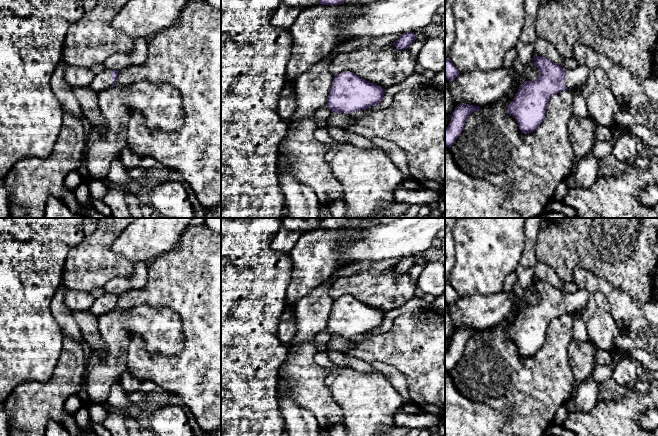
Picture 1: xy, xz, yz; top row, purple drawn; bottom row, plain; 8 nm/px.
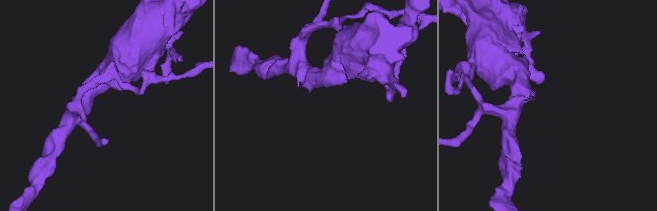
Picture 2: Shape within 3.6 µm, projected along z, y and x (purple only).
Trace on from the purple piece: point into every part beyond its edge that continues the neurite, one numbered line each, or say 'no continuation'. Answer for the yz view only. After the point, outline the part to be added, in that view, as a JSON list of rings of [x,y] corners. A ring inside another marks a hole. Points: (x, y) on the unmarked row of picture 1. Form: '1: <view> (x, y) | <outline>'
1: yz (575, 302) | [[[578,289],[574,294],[566,293],[564,308],[574,314],[587,306],[588,299],[589,293],[585,289]]]

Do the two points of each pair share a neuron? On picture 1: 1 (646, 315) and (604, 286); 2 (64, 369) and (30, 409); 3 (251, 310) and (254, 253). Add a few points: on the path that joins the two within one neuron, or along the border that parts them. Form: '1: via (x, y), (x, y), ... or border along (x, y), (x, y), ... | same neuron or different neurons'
1: via (636, 315), (633, 315), (614, 296) | same neuron
2: via (60, 379), (40, 399) | same neuron
3: via (251, 296), (251, 273), (255, 267) | same neuron

